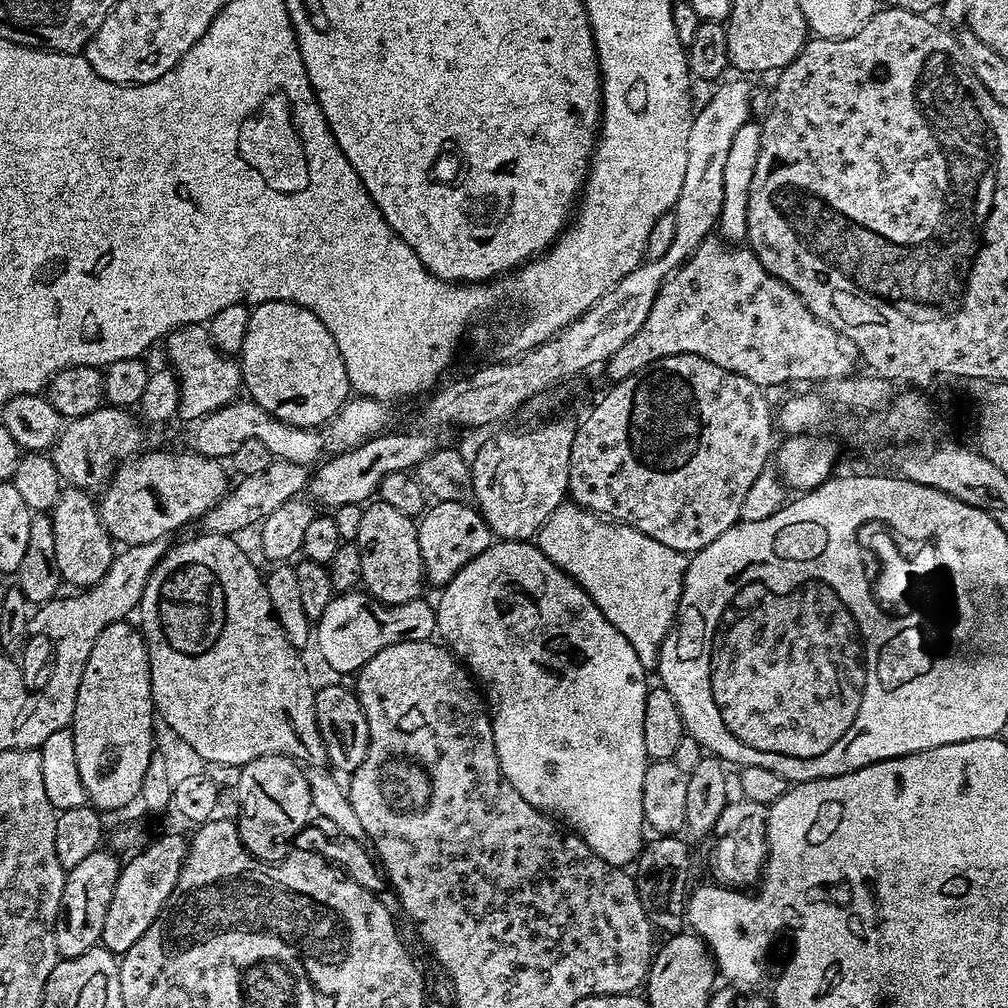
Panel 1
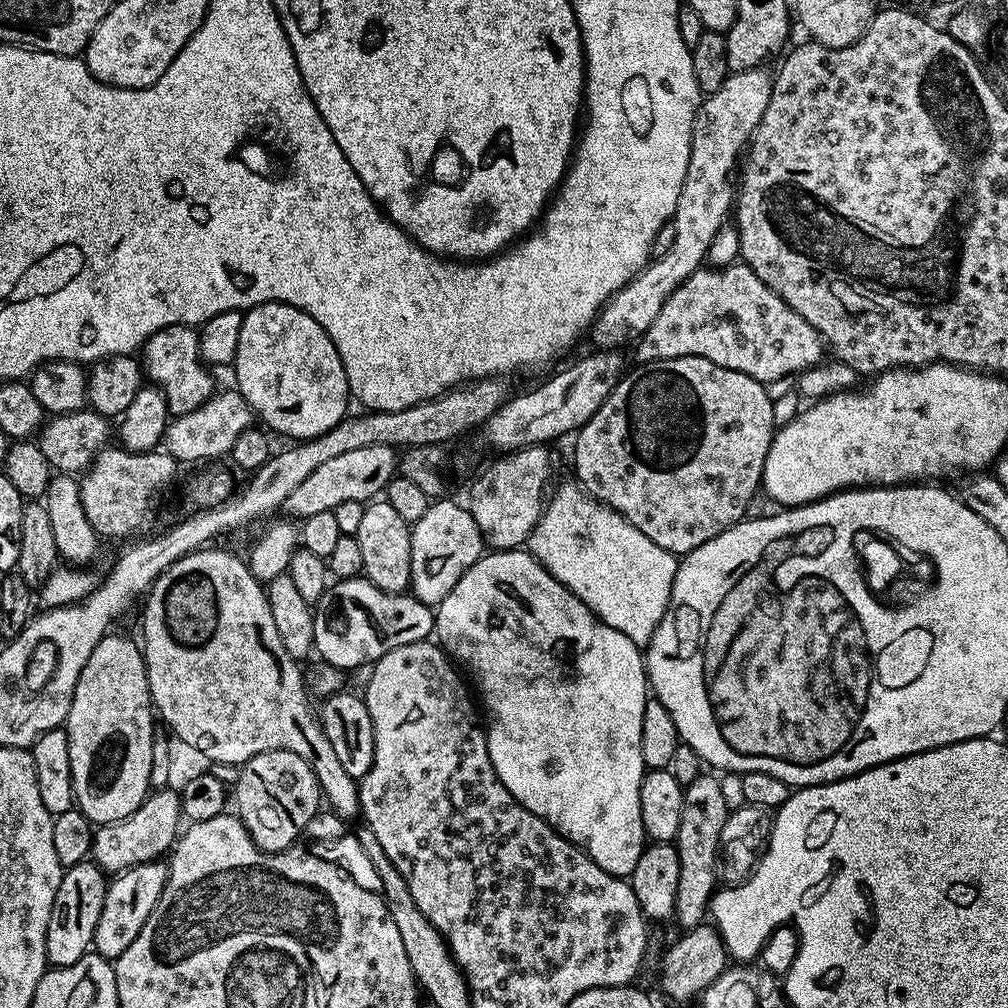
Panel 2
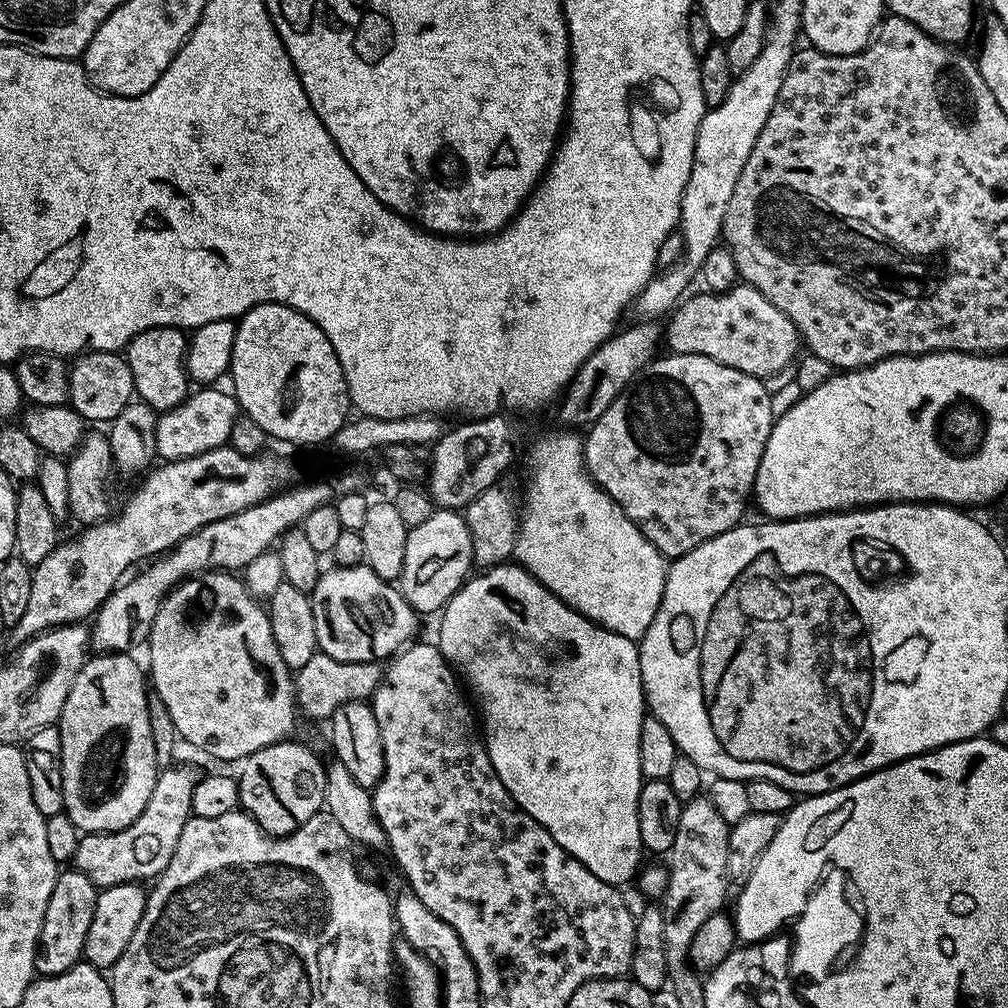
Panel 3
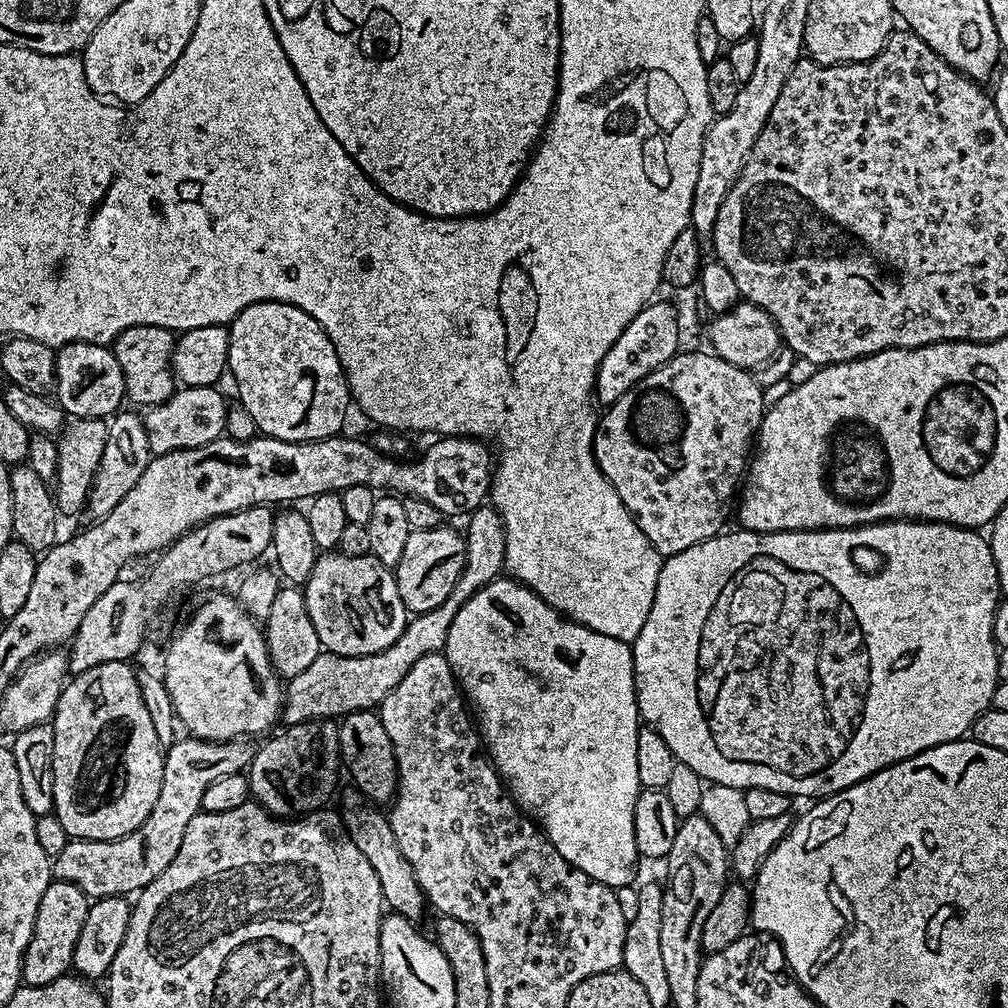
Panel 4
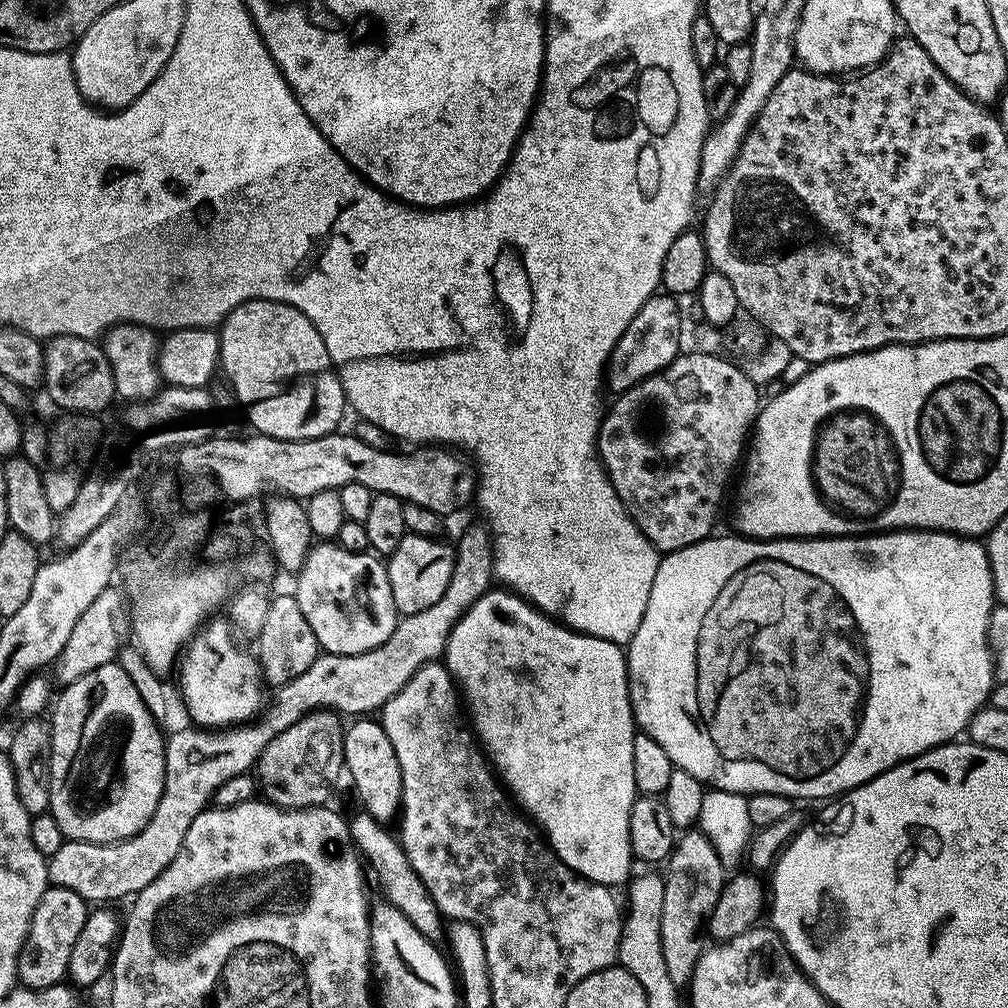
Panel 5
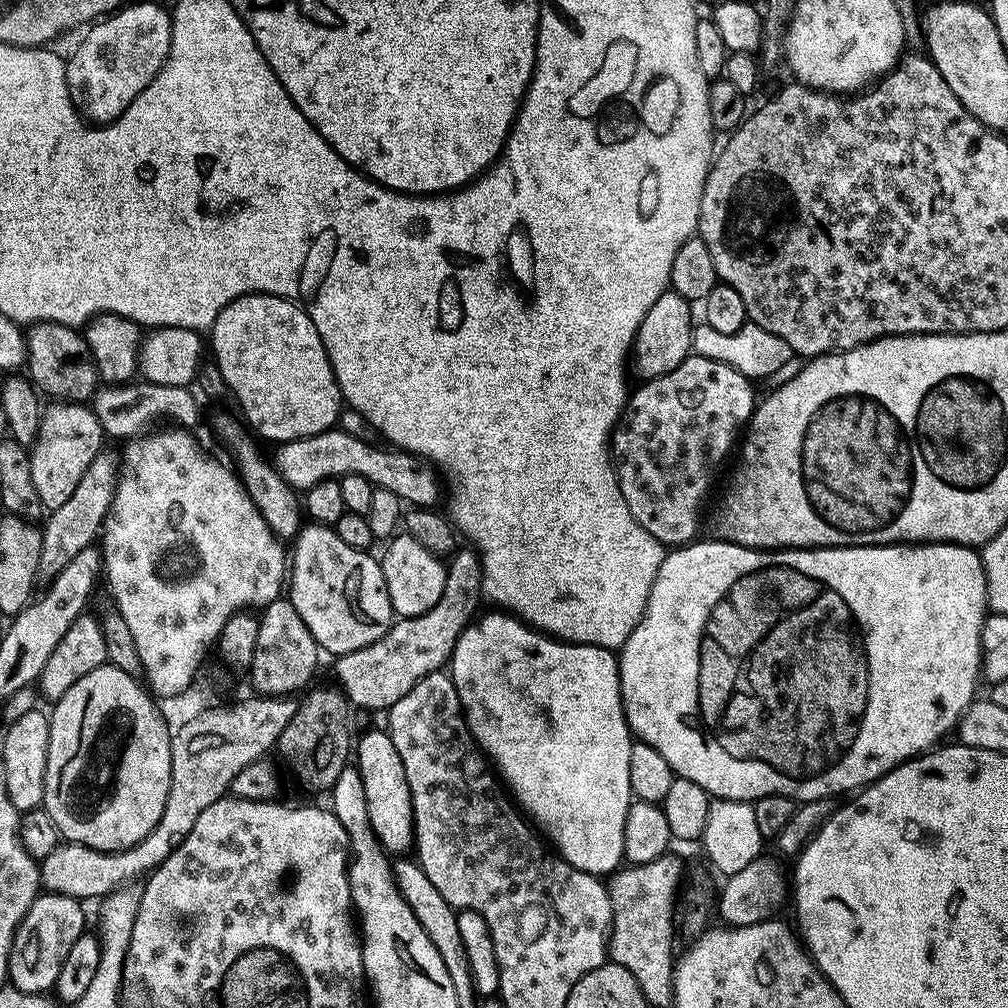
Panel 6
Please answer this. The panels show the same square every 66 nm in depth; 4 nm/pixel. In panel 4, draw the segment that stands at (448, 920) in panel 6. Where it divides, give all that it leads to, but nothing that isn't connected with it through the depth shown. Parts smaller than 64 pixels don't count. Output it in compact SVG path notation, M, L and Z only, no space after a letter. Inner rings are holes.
M351 791L344 796L344 804L348 807L342 812L344 826L347 828L354 846L358 846L358 850L362 850L366 862L370 862L370 866L374 866L374 874L378 874L385 905L399 916L406 917L407 920L420 922L424 916L424 908L426 909L424 892L418 886L418 878L414 878L414 870L410 866L410 862L406 862L402 850L394 838L394 830L390 826L387 815L383 811L380 813L376 809L379 807L376 806L356 808L359 806L360 800L362 801L362 796L359 791Z

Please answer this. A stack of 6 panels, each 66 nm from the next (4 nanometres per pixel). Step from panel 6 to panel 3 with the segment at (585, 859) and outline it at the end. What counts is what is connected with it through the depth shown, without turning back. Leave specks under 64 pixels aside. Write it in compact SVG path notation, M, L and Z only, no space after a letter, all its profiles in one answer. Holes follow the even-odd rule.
M505 562L505 563L503 563L503 564L496 564L496 565L494 565L494 567L493 567L493 568L485 568L485 569L483 569L483 570L480 570L480 571L477 571L477 572L476 572L476 573L475 573L475 575L473 575L473 576L472 576L472 577L471 577L471 578L469 578L469 579L467 579L467 580L465 580L465 582L464 582L464 584L463 584L463 586L461 586L461 587L460 587L460 589L459 589L459 590L458 590L458 591L456 591L456 592L455 592L455 593L454 593L454 594L453 594L453 595L452 595L452 596L451 596L451 598L449 598L449 599L448 599L448 602L447 602L447 604L445 604L445 605L444 605L444 607L443 607L443 609L442 609L442 611L441 611L441 612L440 612L440 613L439 613L439 616L438 616L438 619L440 619L440 640L439 640L439 639L438 639L438 647L439 647L439 650L440 650L440 652L441 652L441 654L442 654L442 655L444 655L444 659L445 659L445 660L447 660L447 661L448 661L448 663L449 663L449 664L451 664L451 665L453 665L453 666L454 666L454 668L455 668L455 671L456 671L456 672L457 672L457 673L459 673L459 675L460 675L460 676L461 676L461 677L462 677L462 680L463 680L463 683L464 683L464 684L465 684L465 685L466 685L466 688L467 688L467 691L468 691L468 692L469 692L469 693L471 693L471 692L470 692L470 691L472 691L472 692L473 692L473 694L474 694L474 695L476 695L476 700L477 700L477 701L476 701L476 700L475 700L475 703L476 703L476 704L477 704L477 705L478 705L478 708L479 708L479 704L478 704L478 703L480 703L480 708L481 708L481 710L482 710L482 711L484 711L484 720L483 720L483 716L482 716L482 739L483 739L483 741L484 741L484 743L485 743L485 745L486 745L486 747L487 747L487 750L488 750L488 757L489 757L489 758L490 758L490 762L491 762L491 763L492 763L492 765L493 765L493 766L494 766L494 770L495 770L495 771L496 771L496 773L497 773L497 774L498 774L498 778L499 778L499 779L500 779L500 781L501 781L501 782L502 782L502 786L506 786L506 790L507 790L507 791L508 791L508 793L509 793L509 794L511 794L511 796L512 796L512 797L513 797L513 798L514 798L514 802L515 802L515 803L516 803L516 804L517 804L517 805L518 805L518 806L519 806L519 808L520 808L520 809L522 809L522 810L523 810L523 812L525 812L525 813L526 813L526 814L530 814L530 818L534 818L534 822L538 822L538 823L539 823L539 824L541 824L541 826L543 826L543 828L545 828L545 830L547 830L547 831L548 831L548 833L549 833L549 834L550 834L550 838L554 838L554 842L558 842L558 846L562 846L562 850L563 850L563 851L564 851L564 852L565 852L565 853L566 853L566 854L570 854L570 855L571 855L571 856L573 856L573 858L574 858L574 859L576 859L576 860L577 860L577 861L578 861L578 862L582 862L582 866L586 866L586 870L590 870L590 874L594 874L594 878L602 878L602 882L606 882L606 883L607 883L607 884L615 884L615 885L617 885L617 886L624 886L624 883L626 883L626 882L627 882L627 880L628 880L628 879L630 879L630 881L631 881L631 880L632 880L632 879L633 879L633 877L635 877L635 876L636 876L636 875L637 875L637 872L638 872L638 865L637 865L637 866L636 866L636 864L635 864L635 862L634 862L634 861L632 861L632 852L636 852L636 851L638 851L638 850L639 850L639 851L641 851L641 848L642 848L642 845L641 845L641 842L640 842L640 831L639 831L639 830L638 830L638 814L637 814L637 813L636 813L636 811L637 811L637 810L638 810L638 794L639 794L639 793L640 793L640 785L641 785L641 783L642 783L642 777L641 777L641 775L640 775L640 759L639 759L639 758L638 758L638 742L639 742L639 741L640 741L640 735L641 735L641 734L642 734L642 722L643 722L643 721L644 721L644 718L645 718L645 715L646 715L646 693L645 693L645 691L644 691L644 687L643 687L643 686L642 686L642 674L641 674L641 673L640 673L640 650L639 650L639 647L638 647L638 644L637 644L637 641L635 641L635 640L631 640L631 639L630 639L630 638L626 638L626 637L625 637L625 636L623 636L623 635L622 635L622 634L618 634L618 633L617 633L617 632L611 632L611 630L610 630L610 629L608 629L608 628L604 628L604 627L603 627L603 626L601 626L601 625L600 625L600 624L595 624L595 623L594 623L594 622L593 622L593 621L592 621L592 620L588 620L588 619L587 619L587 618L585 618L585 616L584 616L584 615L583 615L583 614L581 614L581 612L579 612L579 611L578 611L578 610L574 610L574 609L573 609L573 608L571 608L571 607L570 607L570 605L568 605L568 604L567 604L567 602L566 602L566 601L564 601L564 600L563 600L563 599L562 599L562 598L558 598L558 597L557 597L557 596L555 596L555 594L553 594L553 593L552 593L552 592L551 592L551 591L550 591L550 590L546 590L546 586L542 586L542 582L538 582L538 578L534 578L534 577L533 577L533 576L531 576L531 575L530 575L530 573L529 573L529 572L528 572L528 571L526 571L526 570L525 570L525 568L522 568L522 567L520 567L520 565L519 565L519 564L517 564L517 563L515 563L515 562Z

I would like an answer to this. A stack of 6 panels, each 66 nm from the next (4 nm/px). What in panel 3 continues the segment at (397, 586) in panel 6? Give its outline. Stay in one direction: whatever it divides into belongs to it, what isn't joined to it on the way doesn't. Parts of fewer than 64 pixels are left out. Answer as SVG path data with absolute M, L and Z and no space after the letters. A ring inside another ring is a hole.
M437 507L426 522L409 527L406 538L406 558L398 587L416 613L439 613L448 599L463 586L473 571L471 530L467 519L459 511Z

